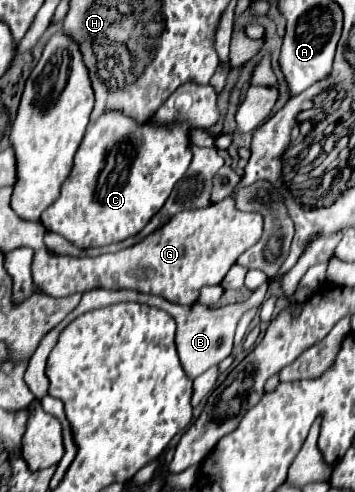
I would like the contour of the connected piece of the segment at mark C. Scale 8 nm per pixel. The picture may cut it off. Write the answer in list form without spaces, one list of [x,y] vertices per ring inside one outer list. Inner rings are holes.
[[[112,110],[102,114],[96,122],[88,124],[86,136],[74,156],[74,166],[70,176],[64,180],[60,188],[58,202],[52,204],[40,218],[40,222],[50,230],[68,238],[72,244],[80,248],[106,246],[118,240],[124,240],[140,232],[151,218],[158,213],[170,196],[174,184],[186,174],[192,162],[190,138],[188,138],[186,122],[172,124],[156,124],[156,122],[134,122],[134,118],[122,114],[120,110]]]

